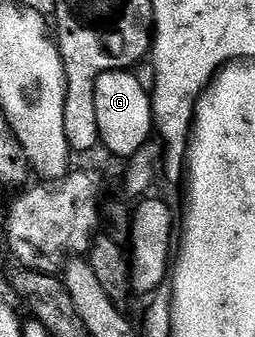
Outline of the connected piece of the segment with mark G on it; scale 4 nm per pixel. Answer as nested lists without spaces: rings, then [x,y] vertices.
[[[110,69],[98,77],[93,108],[101,144],[121,159],[130,158],[153,134],[153,100],[129,70]]]

